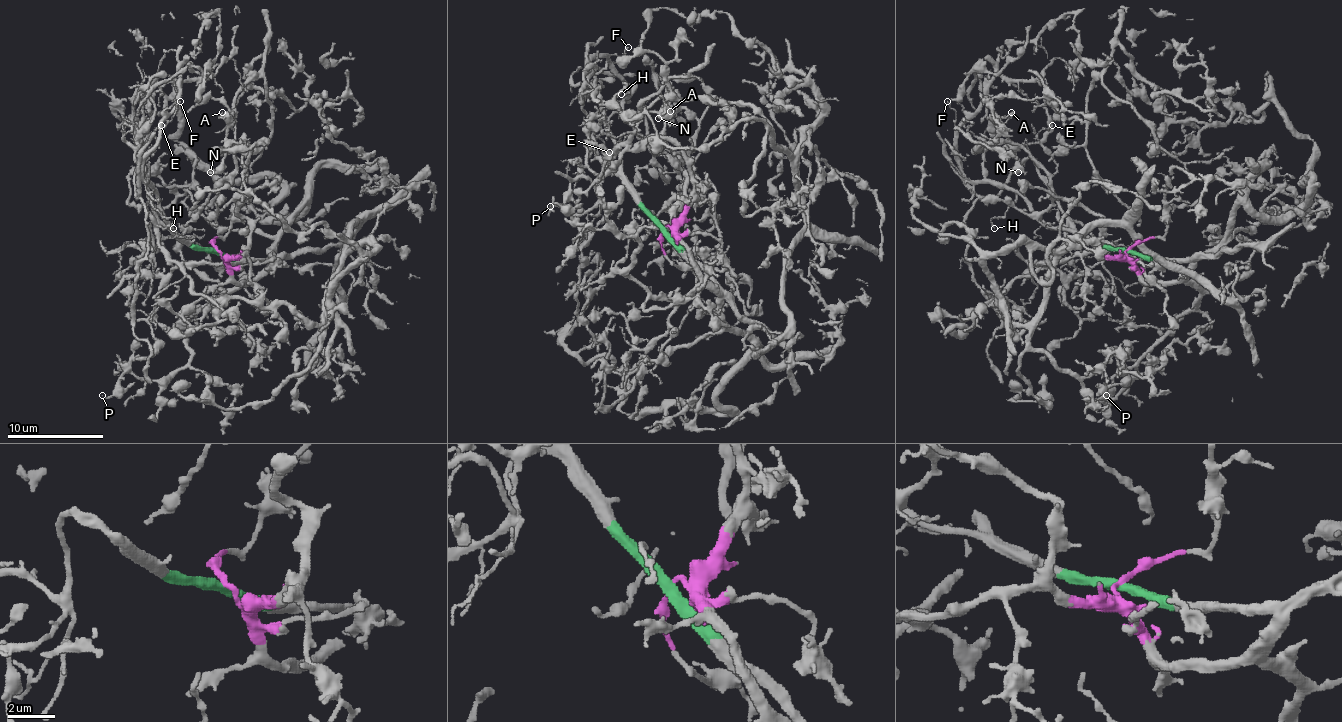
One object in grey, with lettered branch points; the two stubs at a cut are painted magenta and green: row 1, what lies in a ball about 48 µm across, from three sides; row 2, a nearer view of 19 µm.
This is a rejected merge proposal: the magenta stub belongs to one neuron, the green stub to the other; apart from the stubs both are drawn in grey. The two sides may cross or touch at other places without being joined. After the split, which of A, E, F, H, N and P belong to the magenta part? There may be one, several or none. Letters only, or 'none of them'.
A, N, P

